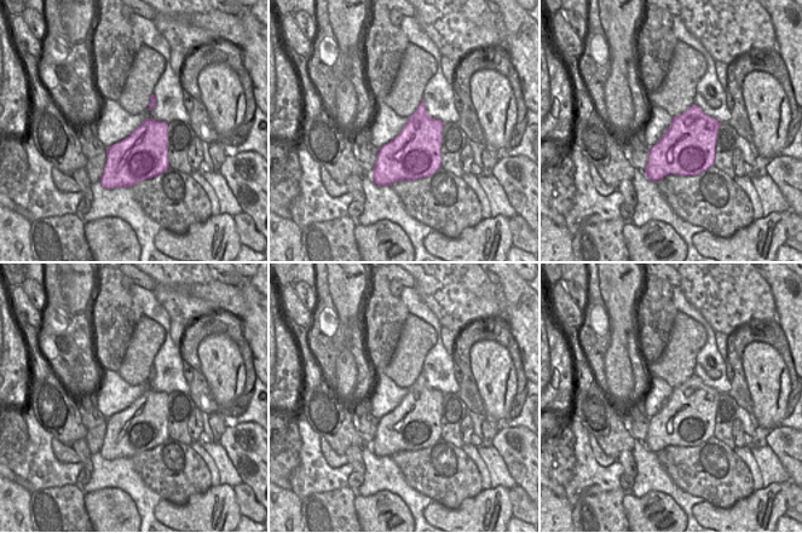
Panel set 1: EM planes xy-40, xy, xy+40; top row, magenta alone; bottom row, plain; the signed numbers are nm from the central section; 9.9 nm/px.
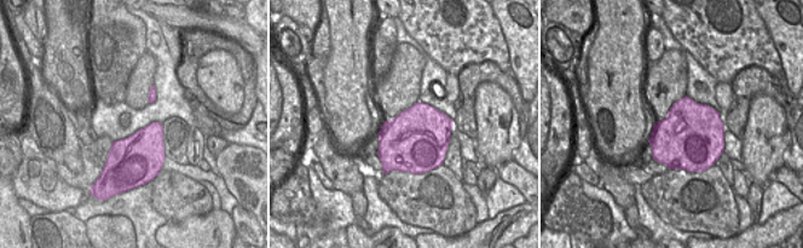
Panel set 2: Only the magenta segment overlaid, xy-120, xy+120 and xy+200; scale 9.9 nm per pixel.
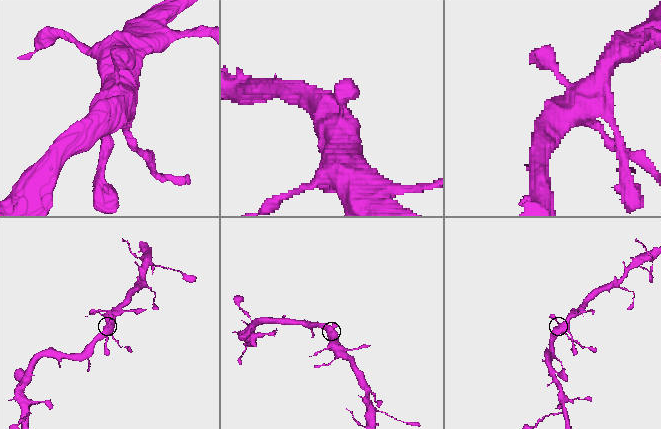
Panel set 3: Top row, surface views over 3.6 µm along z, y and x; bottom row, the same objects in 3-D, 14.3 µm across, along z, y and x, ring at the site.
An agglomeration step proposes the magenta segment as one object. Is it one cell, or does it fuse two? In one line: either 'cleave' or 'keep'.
keep

